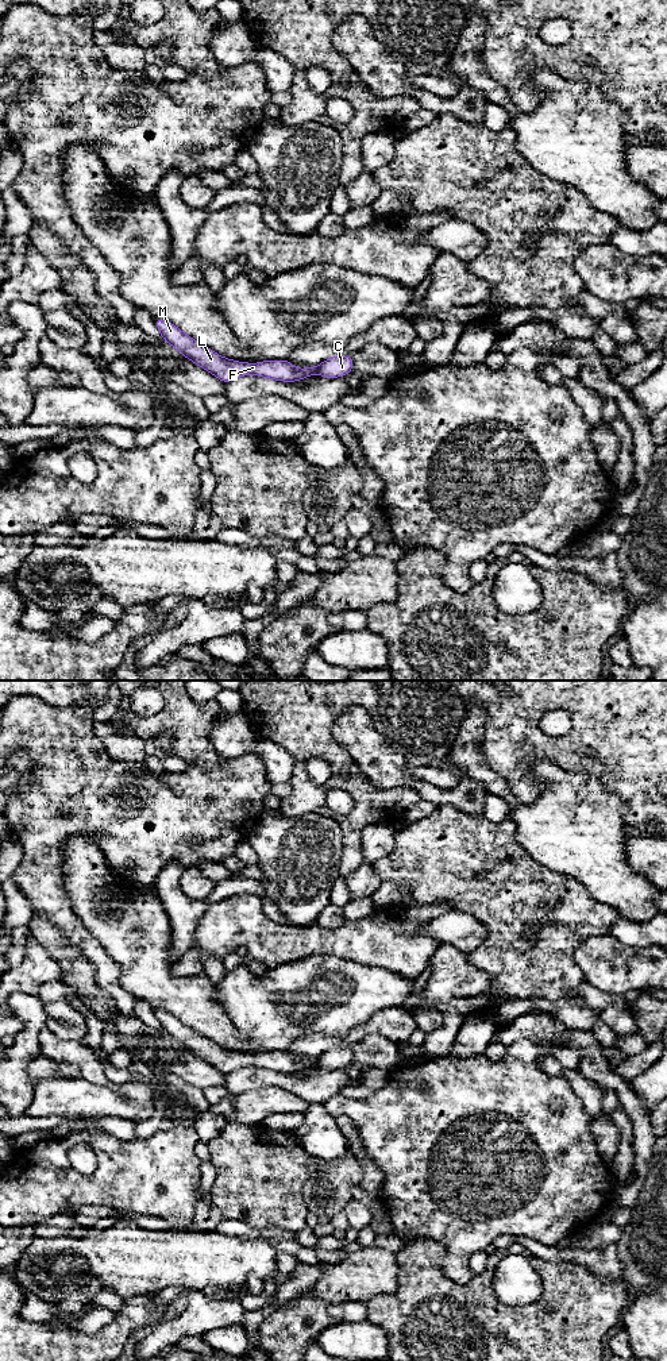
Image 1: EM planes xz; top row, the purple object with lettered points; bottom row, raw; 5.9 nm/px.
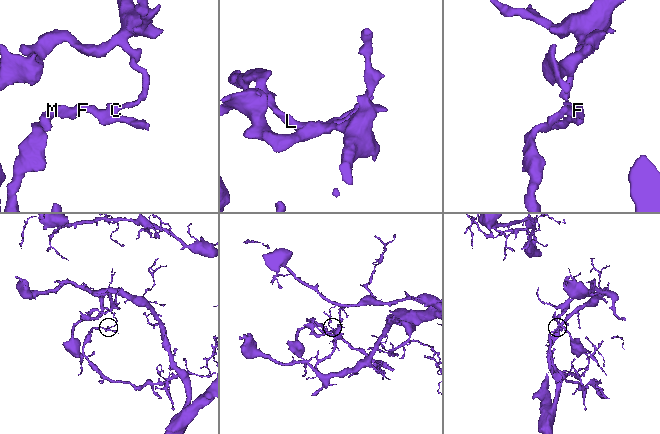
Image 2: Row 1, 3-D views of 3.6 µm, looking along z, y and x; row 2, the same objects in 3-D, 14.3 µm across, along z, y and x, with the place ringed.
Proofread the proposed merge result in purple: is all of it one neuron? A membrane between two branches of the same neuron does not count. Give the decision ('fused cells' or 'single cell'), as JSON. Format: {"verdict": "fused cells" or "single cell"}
{"verdict": "fused cells"}

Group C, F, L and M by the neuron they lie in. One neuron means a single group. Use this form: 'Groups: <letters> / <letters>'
Groups: C / F L M

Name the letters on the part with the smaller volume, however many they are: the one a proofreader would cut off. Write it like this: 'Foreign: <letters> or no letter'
Foreign: F, L, M

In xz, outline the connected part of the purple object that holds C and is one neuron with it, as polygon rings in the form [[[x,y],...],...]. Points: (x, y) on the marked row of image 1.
[[[352,355],[328,358],[317,366],[317,374],[327,378],[339,378],[348,375],[352,370],[352,365]]]

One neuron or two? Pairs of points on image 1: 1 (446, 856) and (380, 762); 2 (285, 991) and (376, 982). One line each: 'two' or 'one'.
1: two
2: one

